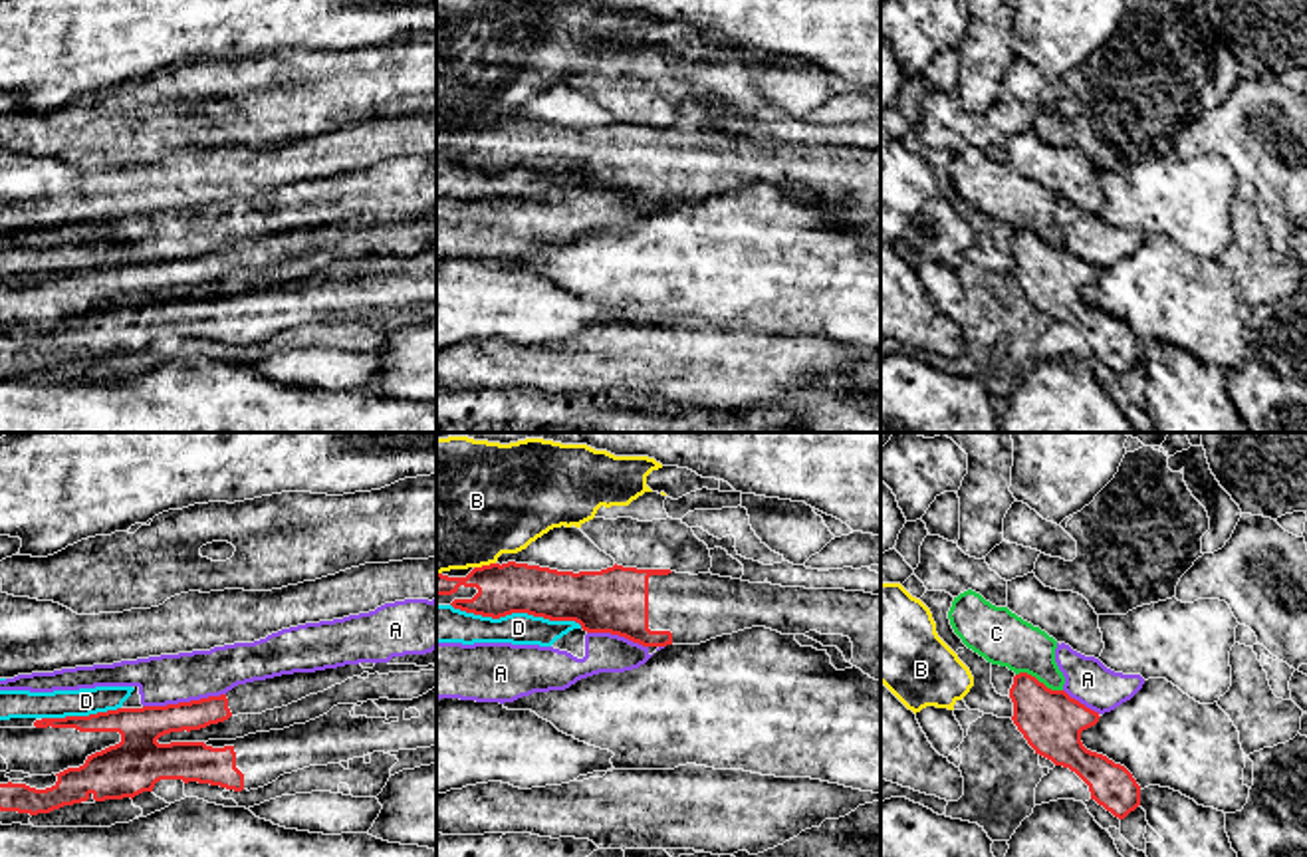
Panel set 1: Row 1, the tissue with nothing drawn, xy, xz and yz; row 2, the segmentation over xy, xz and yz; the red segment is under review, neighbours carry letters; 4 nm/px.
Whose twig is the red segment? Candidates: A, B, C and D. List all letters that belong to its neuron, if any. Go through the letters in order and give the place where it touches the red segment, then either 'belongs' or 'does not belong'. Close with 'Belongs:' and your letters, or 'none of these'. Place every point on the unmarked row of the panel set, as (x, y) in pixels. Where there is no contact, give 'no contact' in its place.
A: meets red in xy at (183, 258); does not belong
B: meets red in xz at (484, 122); does not belong
C: meets red in yz at (1038, 237); does not belong
D: meets red in xz at (516, 167); does not belong
Belongs: none of these

